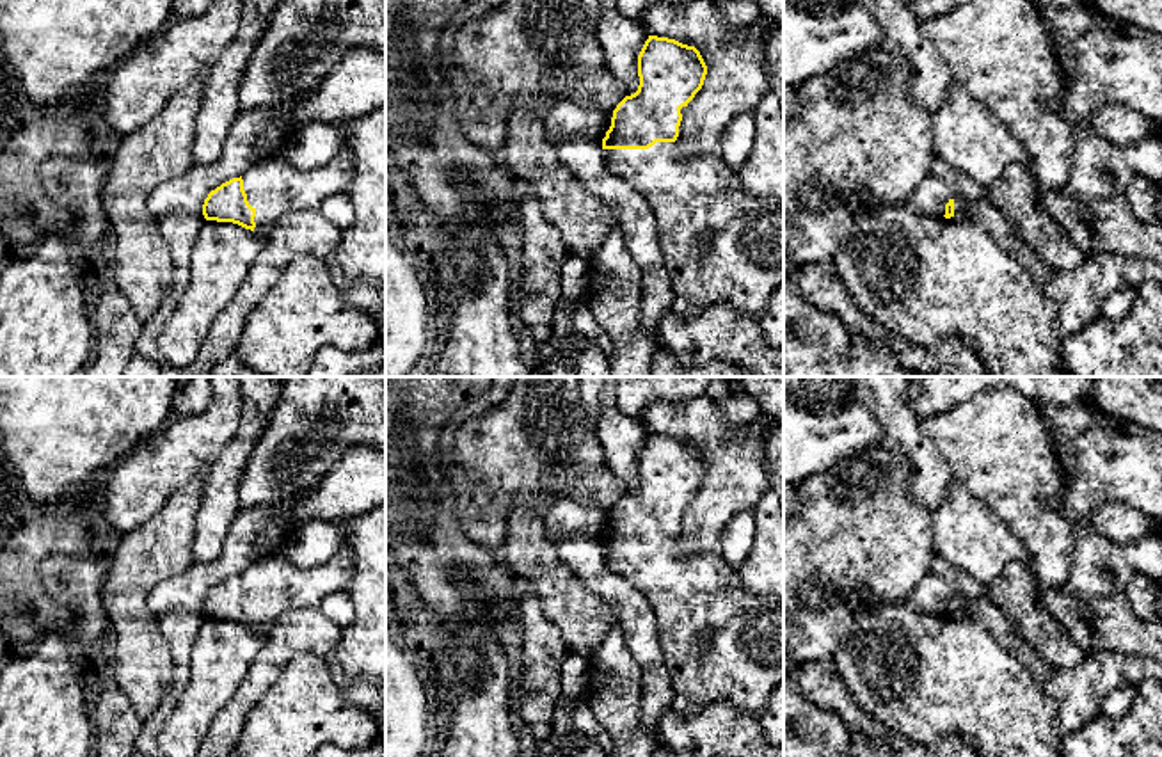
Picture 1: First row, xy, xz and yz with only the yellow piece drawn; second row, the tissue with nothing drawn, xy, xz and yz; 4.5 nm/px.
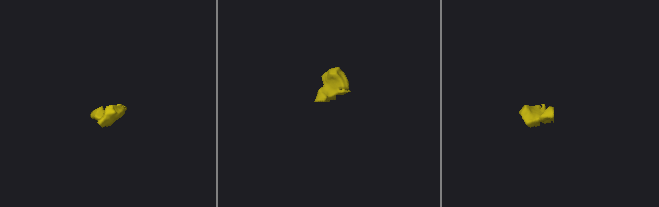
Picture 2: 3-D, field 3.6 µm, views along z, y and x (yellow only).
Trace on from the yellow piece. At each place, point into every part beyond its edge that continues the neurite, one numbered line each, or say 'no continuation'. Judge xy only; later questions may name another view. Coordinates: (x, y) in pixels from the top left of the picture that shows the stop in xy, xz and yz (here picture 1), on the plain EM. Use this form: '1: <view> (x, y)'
1: xy (274, 585)

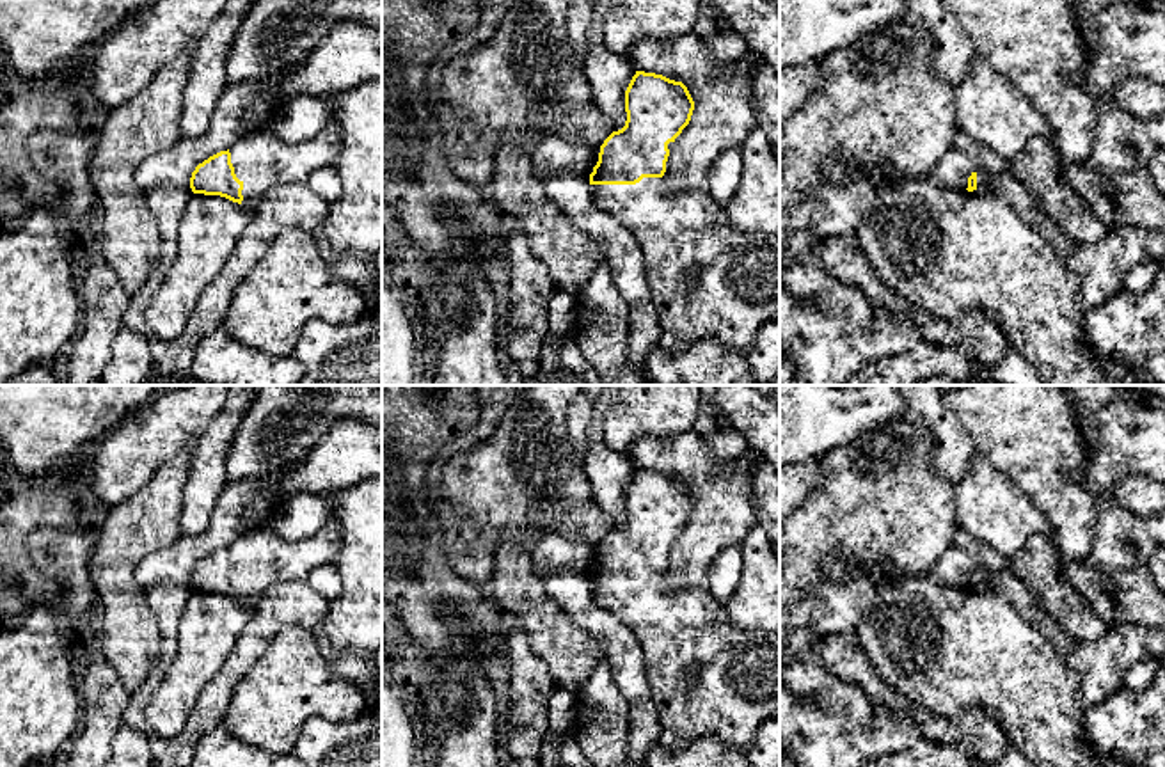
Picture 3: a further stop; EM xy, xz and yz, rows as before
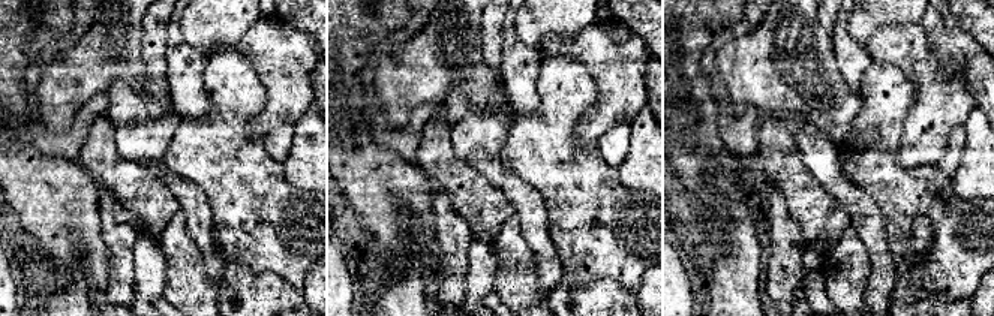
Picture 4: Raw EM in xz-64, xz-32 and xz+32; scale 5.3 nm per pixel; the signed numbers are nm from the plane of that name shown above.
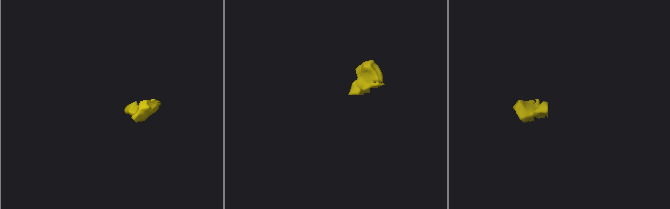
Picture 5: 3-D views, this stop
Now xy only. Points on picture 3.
1: xy (261, 558)

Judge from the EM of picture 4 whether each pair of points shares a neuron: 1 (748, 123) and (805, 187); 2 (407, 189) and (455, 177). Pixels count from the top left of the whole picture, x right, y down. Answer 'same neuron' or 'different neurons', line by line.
1: different neurons
2: different neurons

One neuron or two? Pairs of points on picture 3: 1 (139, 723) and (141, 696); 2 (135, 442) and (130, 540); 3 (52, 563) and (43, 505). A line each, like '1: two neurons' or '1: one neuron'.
1: one neuron
2: two neurons
3: two neurons

